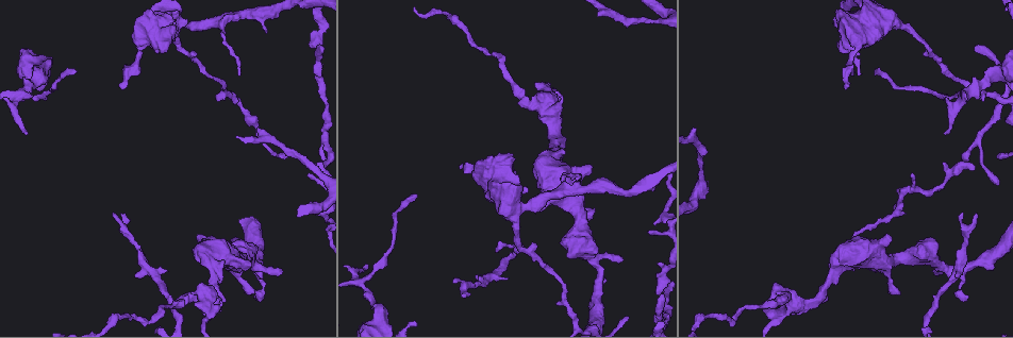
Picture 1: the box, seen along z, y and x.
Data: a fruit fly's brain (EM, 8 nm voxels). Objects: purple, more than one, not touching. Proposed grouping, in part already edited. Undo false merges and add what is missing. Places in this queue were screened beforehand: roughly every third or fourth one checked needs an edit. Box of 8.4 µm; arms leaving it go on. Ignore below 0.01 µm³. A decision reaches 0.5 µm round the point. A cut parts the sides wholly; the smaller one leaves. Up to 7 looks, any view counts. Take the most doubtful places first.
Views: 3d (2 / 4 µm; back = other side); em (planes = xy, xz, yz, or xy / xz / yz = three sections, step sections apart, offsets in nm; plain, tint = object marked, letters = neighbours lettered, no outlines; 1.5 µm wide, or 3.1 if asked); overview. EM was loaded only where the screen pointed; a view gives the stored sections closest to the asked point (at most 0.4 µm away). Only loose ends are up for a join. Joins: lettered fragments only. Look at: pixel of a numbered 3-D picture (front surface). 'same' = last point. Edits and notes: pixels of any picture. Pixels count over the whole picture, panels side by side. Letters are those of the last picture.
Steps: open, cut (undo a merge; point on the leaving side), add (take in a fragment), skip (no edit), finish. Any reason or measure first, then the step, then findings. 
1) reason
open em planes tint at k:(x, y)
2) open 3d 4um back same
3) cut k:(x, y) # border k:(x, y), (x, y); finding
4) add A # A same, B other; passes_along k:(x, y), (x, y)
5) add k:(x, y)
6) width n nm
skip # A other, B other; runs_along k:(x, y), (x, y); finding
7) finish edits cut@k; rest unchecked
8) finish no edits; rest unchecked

free end
open em yz step 8 tint at 1:(253, 296)

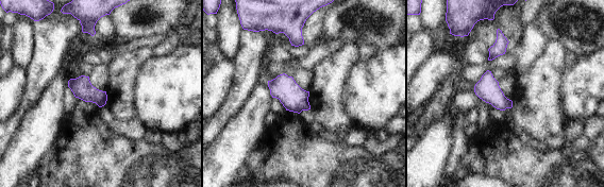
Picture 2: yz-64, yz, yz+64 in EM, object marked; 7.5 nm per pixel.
open em planes letters same

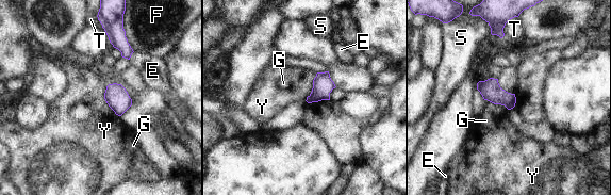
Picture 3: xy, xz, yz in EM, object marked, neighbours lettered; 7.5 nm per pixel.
skip # E other, F other, G other, S other, T other, Y other; border 3:(105, 86), (104, 100), (118, 116); no lettered fragment goes on from it

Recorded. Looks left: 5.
thin end
open 3d 2um at 1:(461, 295)

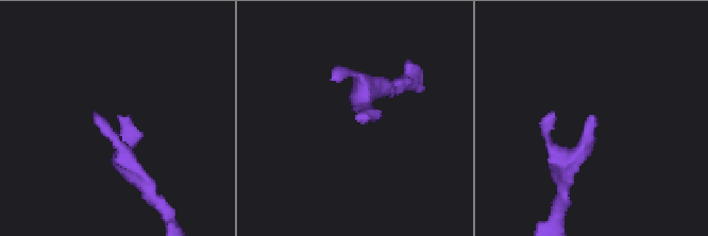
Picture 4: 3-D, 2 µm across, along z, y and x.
open em xz step 8 letters at 4:(356, 119)

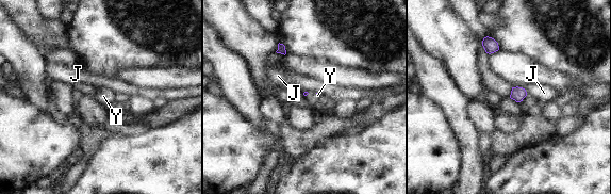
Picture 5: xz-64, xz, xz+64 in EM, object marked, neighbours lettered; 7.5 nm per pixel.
open em planes letters same

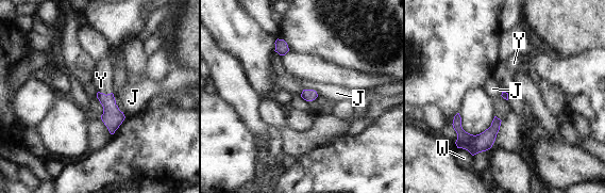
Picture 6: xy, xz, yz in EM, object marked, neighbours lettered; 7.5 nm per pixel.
add Y # J other, W other, Y same; passes_along 6:(113, 117), (104, 94), (101, 80); the neuron continues

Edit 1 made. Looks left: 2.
finish edits add@6; rest unchecked

